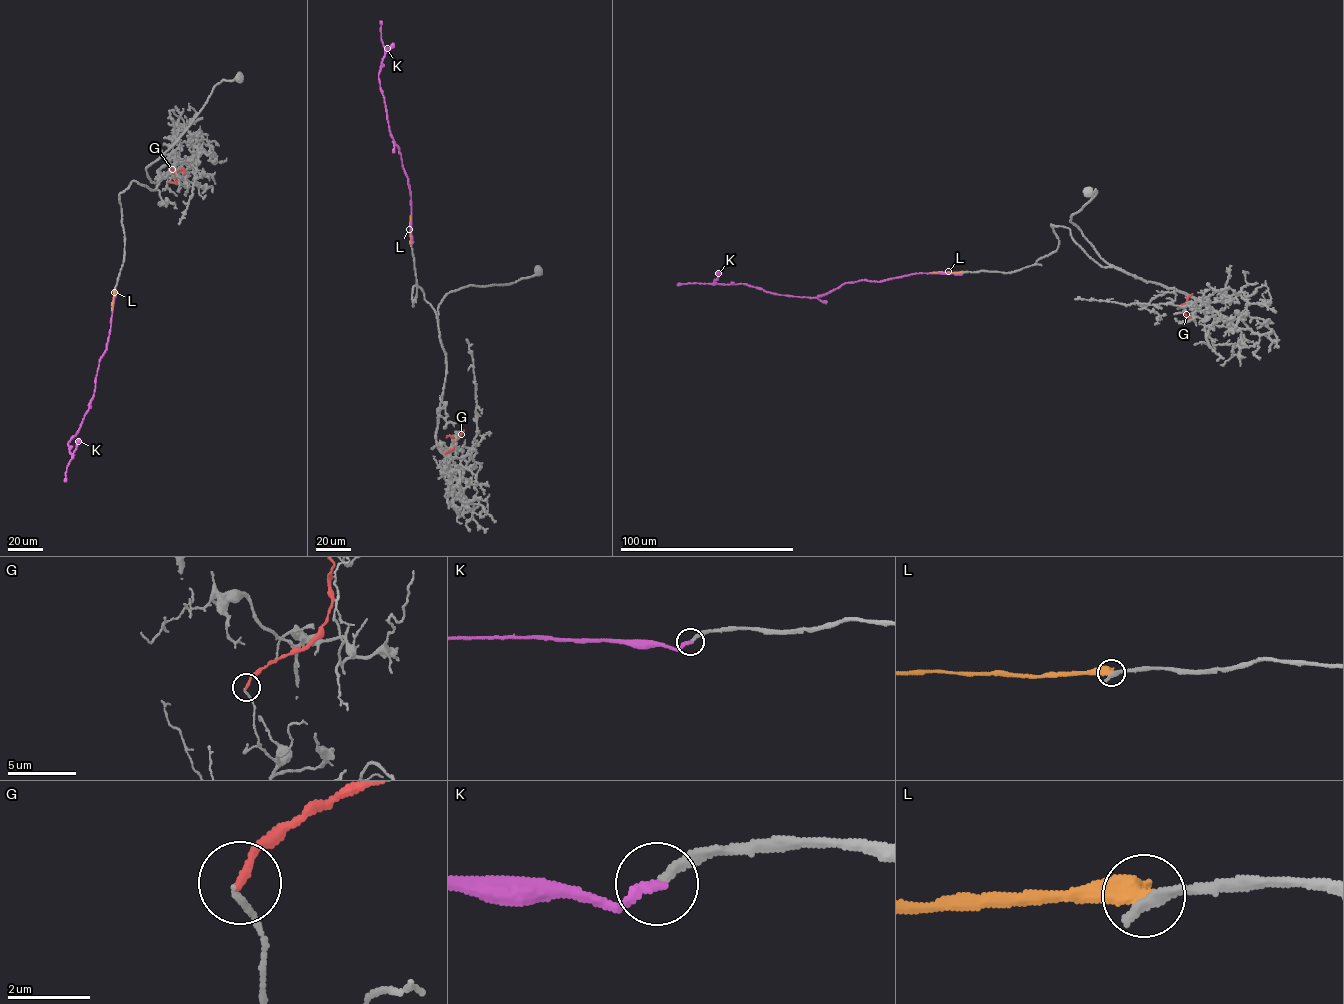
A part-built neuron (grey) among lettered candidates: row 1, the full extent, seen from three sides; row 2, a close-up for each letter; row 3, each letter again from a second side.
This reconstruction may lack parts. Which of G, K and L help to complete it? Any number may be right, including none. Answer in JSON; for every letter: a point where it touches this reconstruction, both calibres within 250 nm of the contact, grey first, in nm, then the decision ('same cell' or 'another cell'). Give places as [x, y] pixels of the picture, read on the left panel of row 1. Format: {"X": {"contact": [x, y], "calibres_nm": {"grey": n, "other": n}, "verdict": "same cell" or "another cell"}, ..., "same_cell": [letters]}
{"G": {"contact": [168, 182], "calibres_nm": {"grey": 110, "other": 180}, "verdict": "another cell"}, "K": {"contact": [115, 292], "calibres_nm": {"grey": 200, "other": 220}, "verdict": "same cell"}, "L": {"contact": [115, 290], "calibres_nm": {"grey": 300, "other": 500}, "verdict": "another cell"}, "same_cell": ["K"]}

